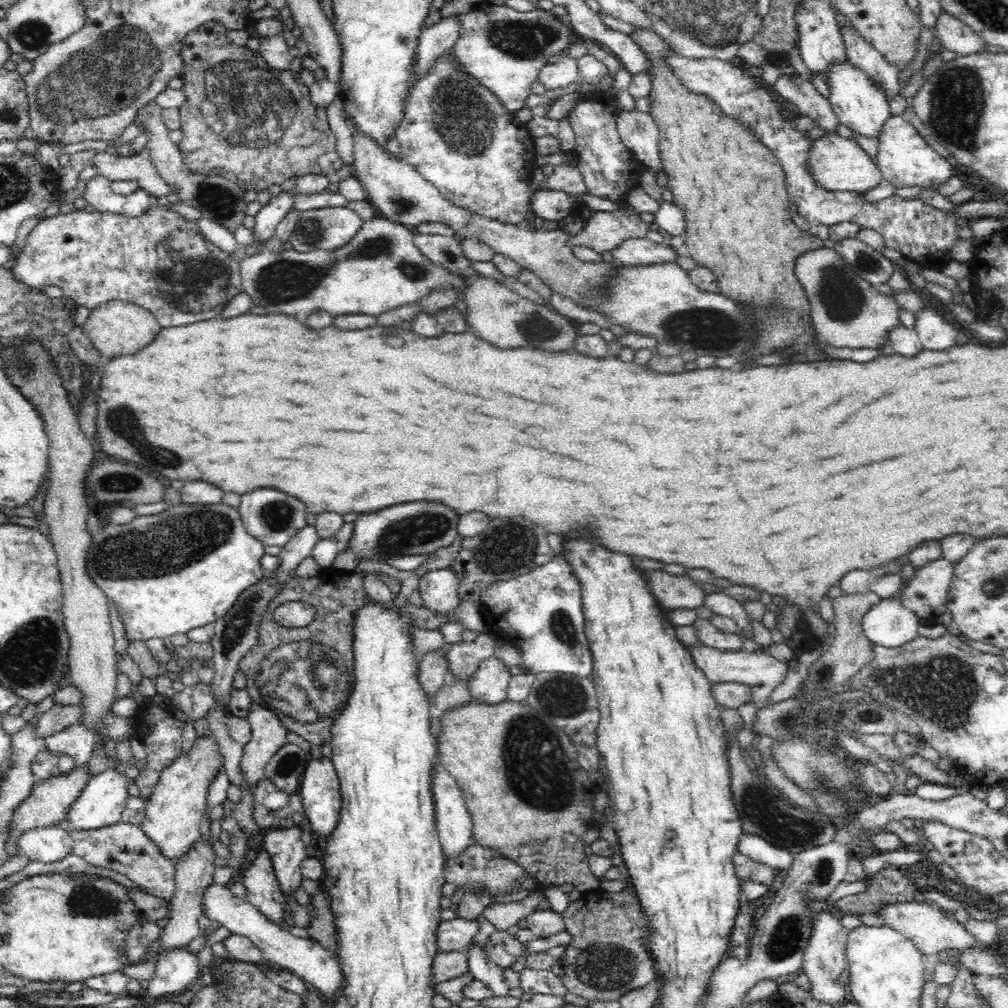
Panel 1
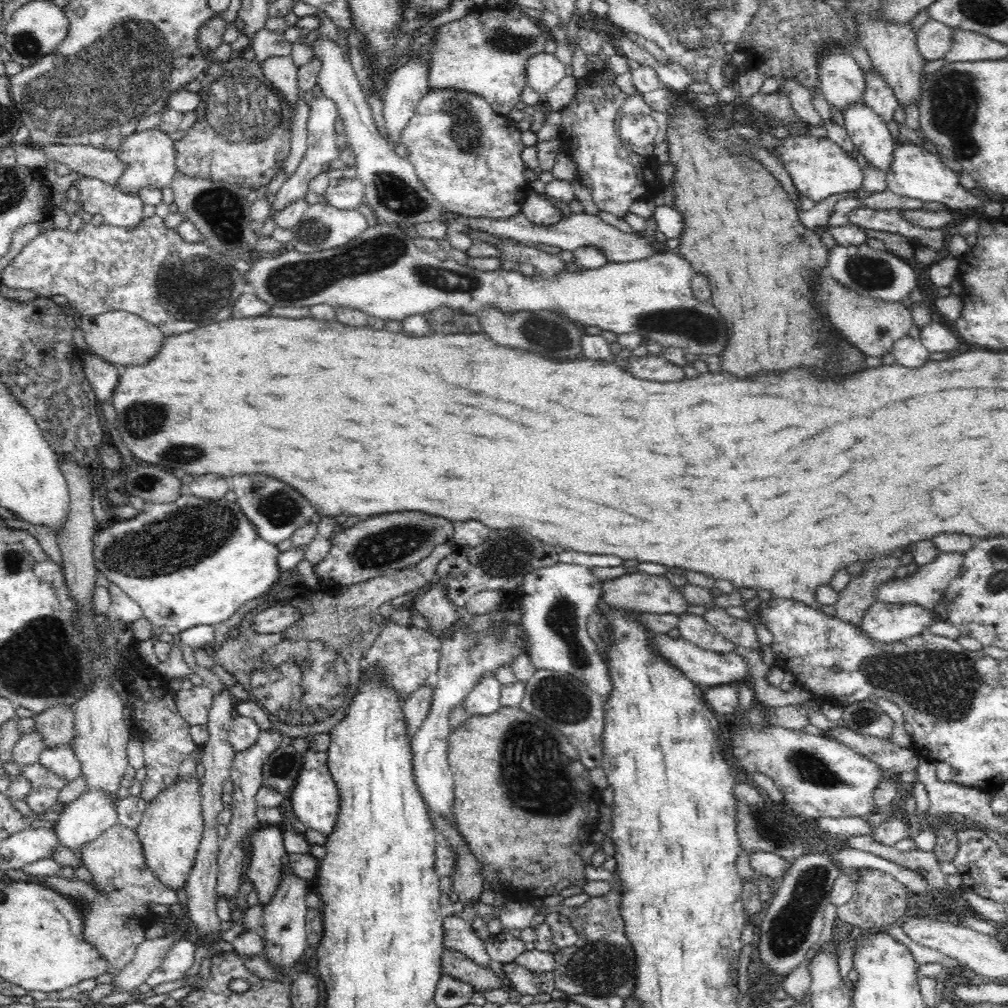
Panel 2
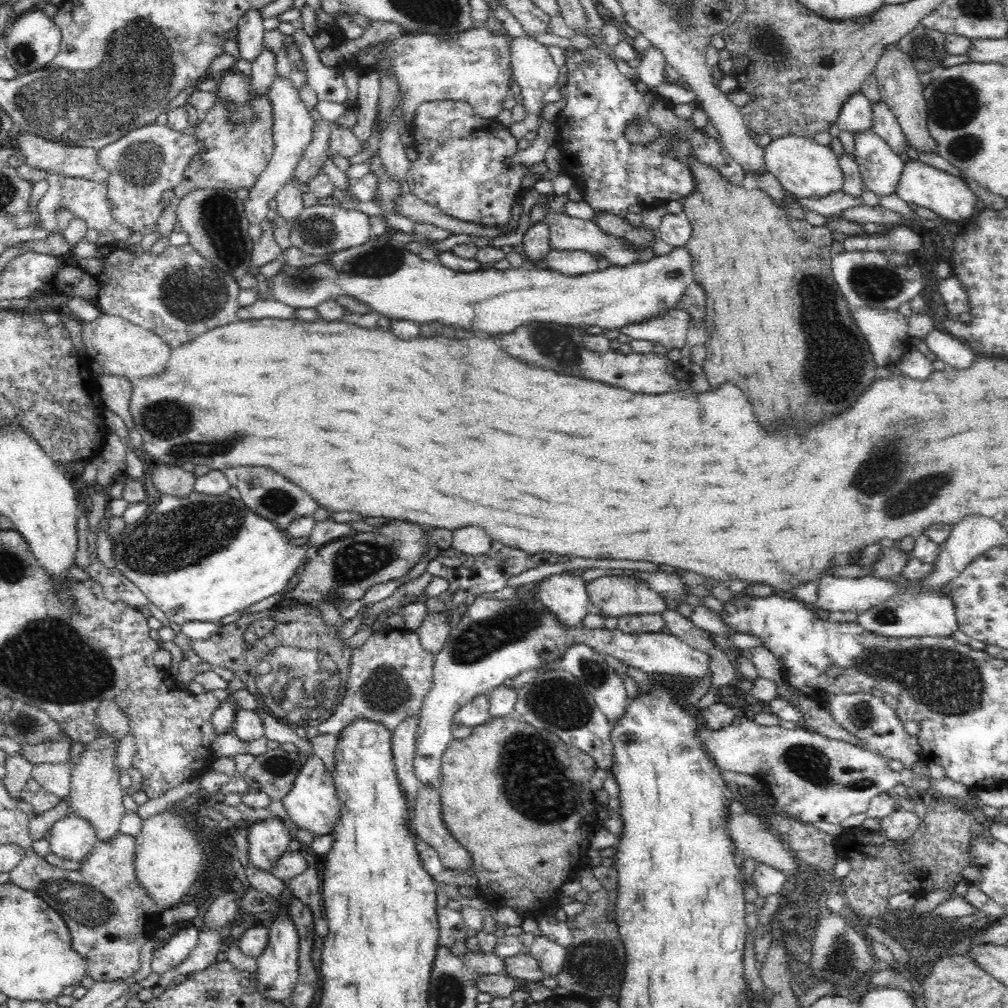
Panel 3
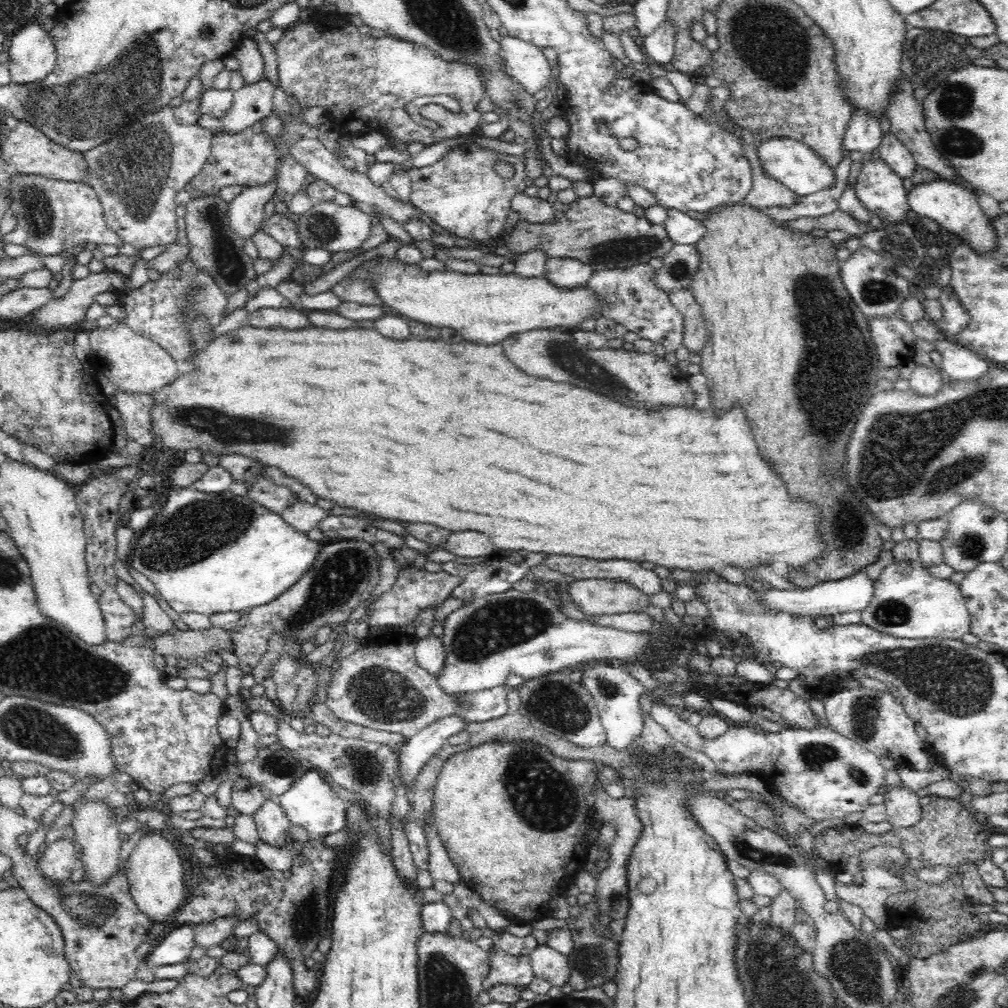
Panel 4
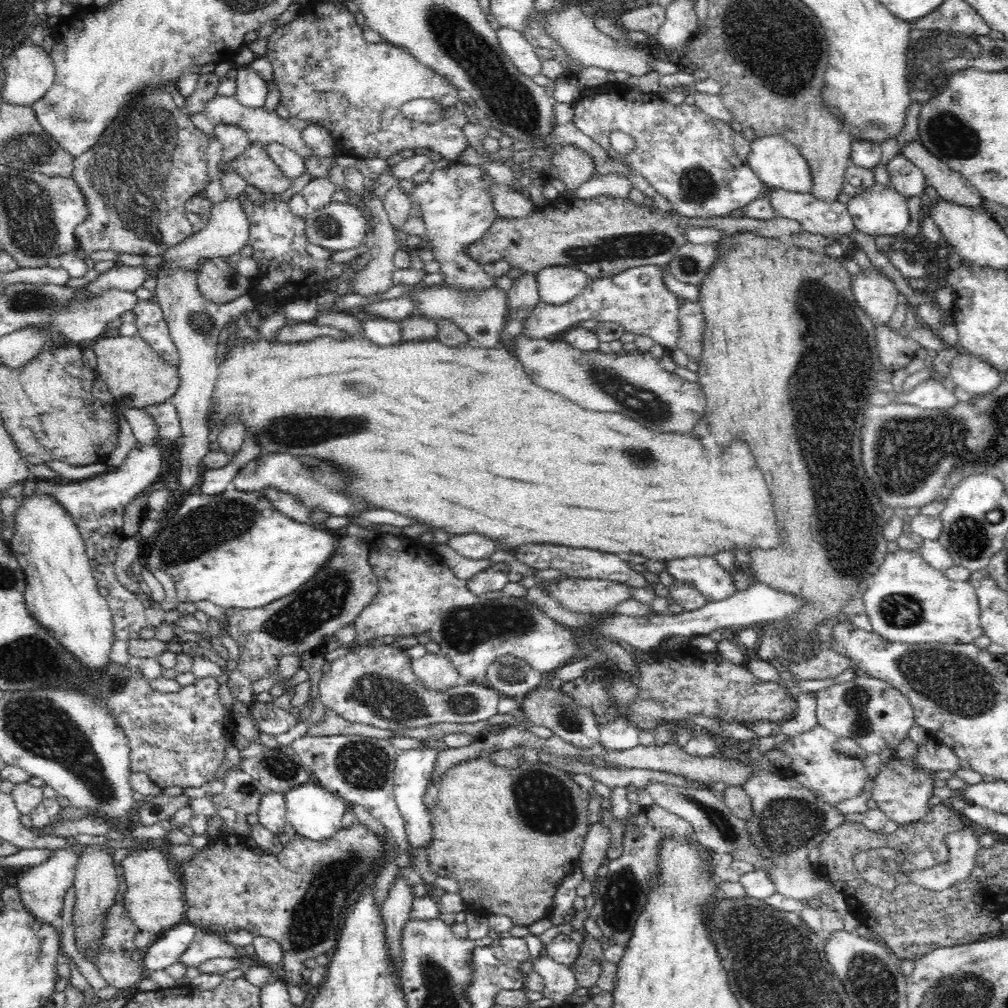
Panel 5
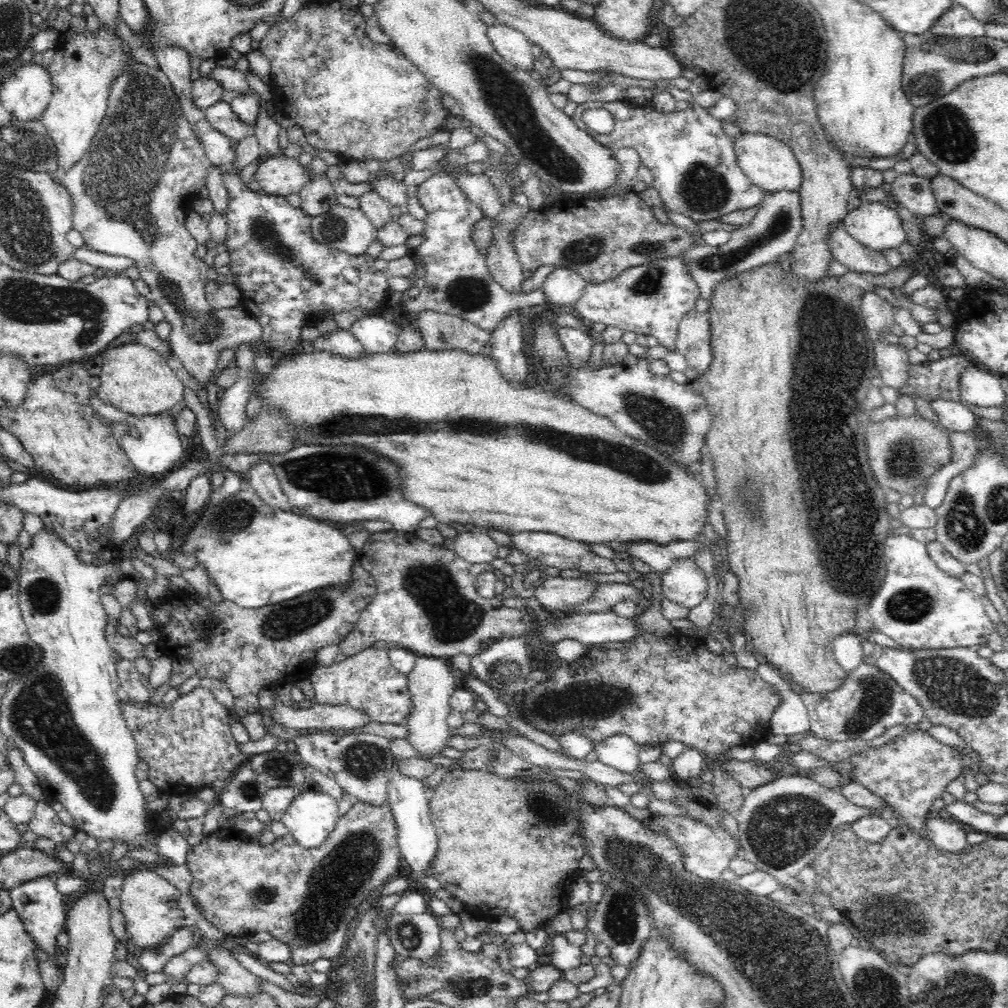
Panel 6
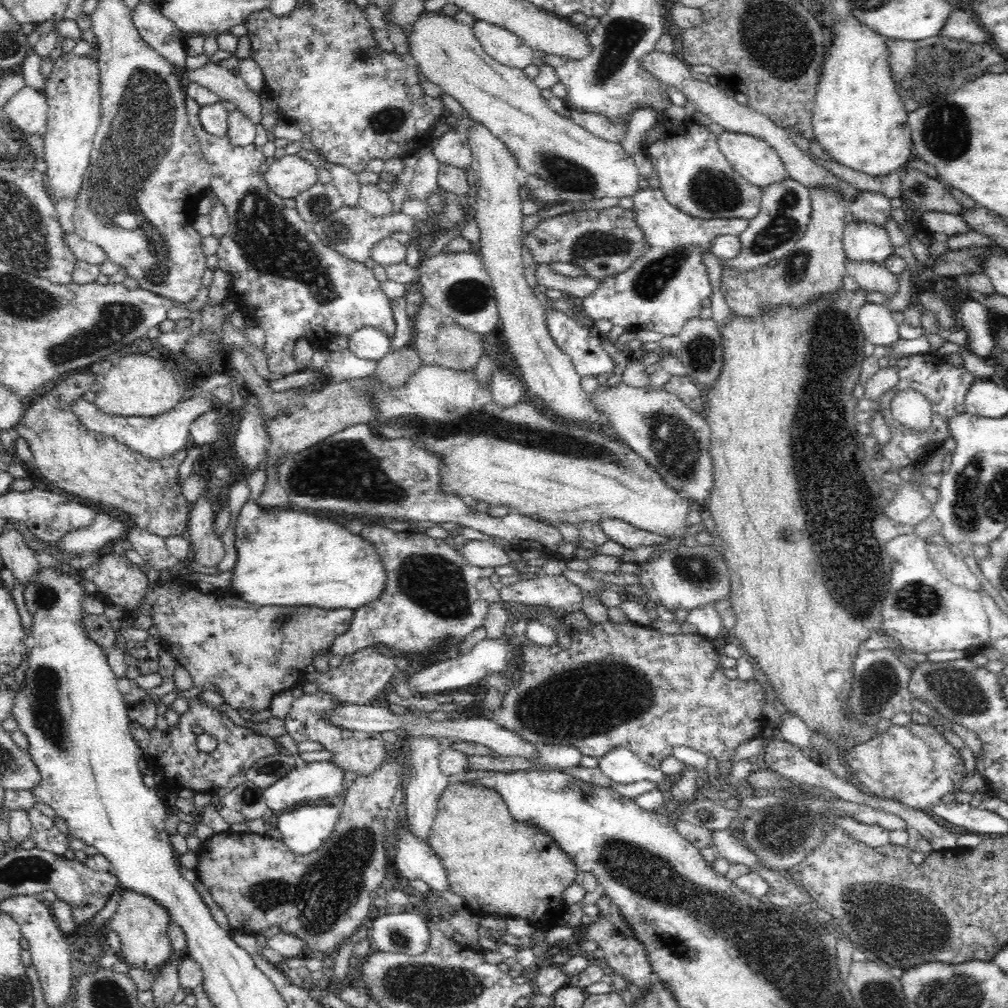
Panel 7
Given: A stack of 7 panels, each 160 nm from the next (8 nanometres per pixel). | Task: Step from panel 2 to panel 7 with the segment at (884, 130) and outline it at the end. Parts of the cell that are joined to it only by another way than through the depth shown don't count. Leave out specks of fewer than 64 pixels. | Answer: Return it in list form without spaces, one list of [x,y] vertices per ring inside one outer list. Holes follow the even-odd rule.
[[[850,221],[842,236],[846,260],[881,263],[894,253],[886,229],[868,221]]]

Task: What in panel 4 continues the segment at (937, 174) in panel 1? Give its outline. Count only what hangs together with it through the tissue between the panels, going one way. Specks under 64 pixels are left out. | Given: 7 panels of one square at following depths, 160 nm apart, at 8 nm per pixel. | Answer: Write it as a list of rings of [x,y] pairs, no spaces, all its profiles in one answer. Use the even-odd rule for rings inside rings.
[[[939,178],[914,186],[907,196],[909,208],[919,214],[920,218],[931,218],[941,228],[945,228],[946,232],[958,235],[978,254],[987,255],[996,248],[997,238],[991,225],[992,218],[984,214],[979,205],[979,200],[961,184]]]

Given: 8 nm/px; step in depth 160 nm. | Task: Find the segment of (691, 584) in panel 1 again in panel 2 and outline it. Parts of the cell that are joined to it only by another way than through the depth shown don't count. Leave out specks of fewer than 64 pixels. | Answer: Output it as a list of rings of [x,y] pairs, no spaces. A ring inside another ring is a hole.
[[[642,571],[636,574],[624,573],[623,575],[607,580],[602,583],[602,602],[608,607],[618,609],[618,611],[634,611],[637,613],[652,614],[684,614],[689,604],[682,591],[670,583],[670,580],[664,575],[642,574]]]

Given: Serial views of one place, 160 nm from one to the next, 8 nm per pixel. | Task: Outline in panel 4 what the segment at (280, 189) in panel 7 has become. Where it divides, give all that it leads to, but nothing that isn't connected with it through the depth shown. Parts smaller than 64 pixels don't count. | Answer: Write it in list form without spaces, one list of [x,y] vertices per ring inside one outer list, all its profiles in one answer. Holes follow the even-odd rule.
[[[256,121],[242,132],[228,134],[224,131],[213,132],[212,148],[208,160],[201,171],[185,186],[191,198],[214,196],[227,186],[255,187],[266,184],[274,178],[277,169],[277,152],[272,137]]]

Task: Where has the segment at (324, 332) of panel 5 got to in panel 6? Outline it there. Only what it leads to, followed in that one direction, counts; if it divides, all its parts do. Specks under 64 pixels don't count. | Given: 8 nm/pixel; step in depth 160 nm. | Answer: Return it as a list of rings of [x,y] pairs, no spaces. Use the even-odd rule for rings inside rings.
[[[339,328],[330,334],[319,336],[307,348],[308,350],[328,350],[332,354],[340,354],[346,358],[360,358],[366,354],[364,346],[350,331]]]

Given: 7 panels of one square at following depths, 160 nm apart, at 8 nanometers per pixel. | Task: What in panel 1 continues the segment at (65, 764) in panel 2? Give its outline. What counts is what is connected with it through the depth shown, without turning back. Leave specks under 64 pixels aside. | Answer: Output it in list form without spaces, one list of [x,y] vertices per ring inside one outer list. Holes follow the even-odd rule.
[[[74,723],[44,740],[46,749],[74,757],[76,766],[86,765],[96,745],[96,729]]]

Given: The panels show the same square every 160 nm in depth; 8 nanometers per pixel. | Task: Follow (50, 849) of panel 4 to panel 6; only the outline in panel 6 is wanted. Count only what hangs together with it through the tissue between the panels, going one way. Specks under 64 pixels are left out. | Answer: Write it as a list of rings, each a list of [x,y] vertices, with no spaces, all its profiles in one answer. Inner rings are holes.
[[[44,876],[14,886],[9,892],[12,908],[15,912],[18,912],[28,935],[42,951],[52,957],[52,965],[58,969],[58,976],[61,977],[65,955],[62,954],[61,948],[57,945],[56,936],[61,932],[65,932],[69,902],[67,897],[58,892],[56,881],[57,878],[54,876]]]

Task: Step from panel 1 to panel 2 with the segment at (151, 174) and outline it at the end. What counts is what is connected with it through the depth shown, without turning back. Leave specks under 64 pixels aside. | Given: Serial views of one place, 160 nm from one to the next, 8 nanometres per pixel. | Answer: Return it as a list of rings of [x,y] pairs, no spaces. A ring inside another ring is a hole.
[[[57,144],[40,145],[38,148],[44,150],[47,161],[66,164],[71,172],[84,174],[85,177],[95,178],[106,184],[115,185],[126,168],[126,163],[122,163],[113,150]]]

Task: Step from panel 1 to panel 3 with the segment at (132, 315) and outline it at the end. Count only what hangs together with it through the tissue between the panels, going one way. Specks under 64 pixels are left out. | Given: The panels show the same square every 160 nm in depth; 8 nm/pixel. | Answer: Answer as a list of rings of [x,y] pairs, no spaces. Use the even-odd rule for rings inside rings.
[[[100,313],[94,322],[81,321],[81,338],[90,360],[100,364],[104,373],[138,381],[142,376],[158,376],[166,368],[173,349],[162,337],[126,320],[121,316]]]

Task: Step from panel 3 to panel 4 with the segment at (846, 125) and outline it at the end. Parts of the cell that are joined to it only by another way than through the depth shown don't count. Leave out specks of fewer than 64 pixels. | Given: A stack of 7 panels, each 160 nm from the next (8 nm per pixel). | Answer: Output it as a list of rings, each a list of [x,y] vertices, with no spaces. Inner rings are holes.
[[[864,109],[853,111],[843,138],[843,146],[850,152],[874,153],[880,146],[883,132],[876,117]]]

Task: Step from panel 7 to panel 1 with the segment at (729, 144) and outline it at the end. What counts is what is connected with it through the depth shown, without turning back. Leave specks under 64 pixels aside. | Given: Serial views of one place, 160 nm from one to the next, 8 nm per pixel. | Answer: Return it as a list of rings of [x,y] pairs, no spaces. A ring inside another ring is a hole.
[[[829,132],[812,142],[806,167],[812,175],[812,181],[828,192],[849,191],[865,194],[876,188],[883,179],[877,161],[866,153],[865,148],[861,147],[855,139],[845,138],[837,133]]]

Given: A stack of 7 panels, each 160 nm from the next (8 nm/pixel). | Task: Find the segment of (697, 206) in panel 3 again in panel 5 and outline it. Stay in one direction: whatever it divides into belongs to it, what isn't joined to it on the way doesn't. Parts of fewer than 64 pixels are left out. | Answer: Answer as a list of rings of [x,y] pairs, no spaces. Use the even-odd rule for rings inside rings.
[[[722,231],[722,238],[715,244],[722,246],[719,248],[719,257],[699,284],[697,300],[703,308],[703,318],[705,319],[704,346],[696,380],[702,388],[702,393],[706,394],[708,402],[704,417],[706,423],[710,424],[710,430],[712,430],[718,446],[726,448],[736,436],[740,436],[744,442],[750,444],[752,454],[756,456],[756,462],[764,472],[764,478],[772,490],[778,528],[780,528],[780,536],[782,536],[784,544],[780,548],[774,548],[774,550],[760,550],[760,548],[750,550],[750,556],[754,562],[746,570],[749,570],[754,581],[764,583],[776,591],[792,593],[794,597],[804,599],[804,606],[798,612],[782,618],[780,624],[784,629],[782,635],[788,638],[792,645],[804,646],[806,652],[804,656],[812,656],[820,648],[818,643],[812,643],[817,637],[812,637],[812,632],[817,632],[817,626],[825,623],[828,619],[843,619],[842,608],[849,602],[851,594],[856,591],[860,582],[872,580],[873,574],[878,570],[888,553],[886,547],[888,542],[884,539],[883,534],[882,516],[885,507],[878,502],[878,498],[876,498],[876,494],[868,482],[868,476],[864,474],[864,470],[860,466],[860,430],[864,424],[866,408],[870,405],[868,400],[872,393],[877,391],[876,384],[880,380],[878,374],[882,374],[883,370],[879,359],[877,340],[874,336],[876,326],[859,307],[855,299],[851,275],[846,269],[843,259],[832,258],[822,250],[813,251],[798,247],[790,239],[766,238],[765,236],[754,235],[752,232],[727,233]]]

